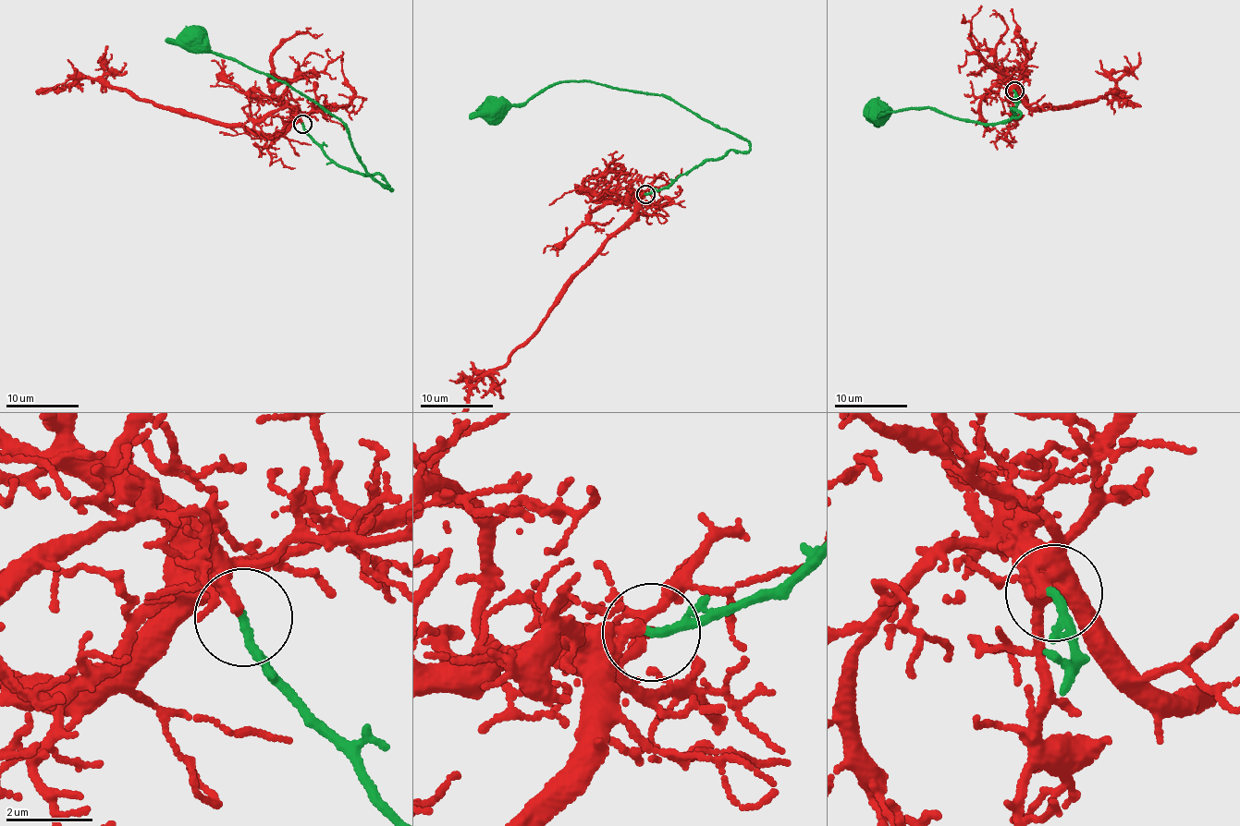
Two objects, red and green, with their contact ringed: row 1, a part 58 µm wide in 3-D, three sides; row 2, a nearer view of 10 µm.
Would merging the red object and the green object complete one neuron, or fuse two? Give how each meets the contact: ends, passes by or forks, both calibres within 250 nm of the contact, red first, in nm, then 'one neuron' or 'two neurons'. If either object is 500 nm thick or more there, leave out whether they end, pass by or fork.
red ends; green ends; calibres 280 and 200 nm; one neuron

